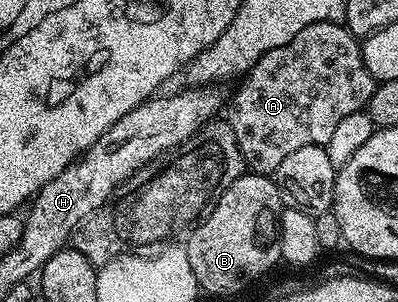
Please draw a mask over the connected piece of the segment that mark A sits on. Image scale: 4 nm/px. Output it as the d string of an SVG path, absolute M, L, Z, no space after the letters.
M317 22L316 24L310 24L308 28L304 28L300 32L296 32L296 36L292 40L288 40L288 44L280 44L280 48L272 48L272 52L260 56L258 63L251 70L247 70L239 82L242 83L239 84L238 91L231 98L229 95L228 98L228 110L230 106L228 121L232 132L236 136L236 144L240 148L242 159L246 162L247 167L255 174L265 174L267 176L273 175L274 171L278 169L280 160L292 156L292 152L297 152L298 149L305 146L325 146L328 140L332 140L332 132L336 128L336 124L340 124L340 120L344 120L344 116L357 114L365 107L366 103L370 101L376 85L376 79L370 75L362 59L362 47L359 39L351 34L345 25L336 22Z

